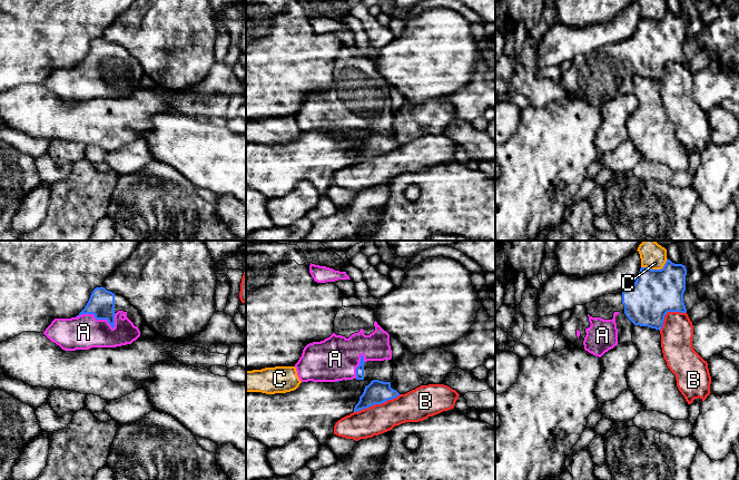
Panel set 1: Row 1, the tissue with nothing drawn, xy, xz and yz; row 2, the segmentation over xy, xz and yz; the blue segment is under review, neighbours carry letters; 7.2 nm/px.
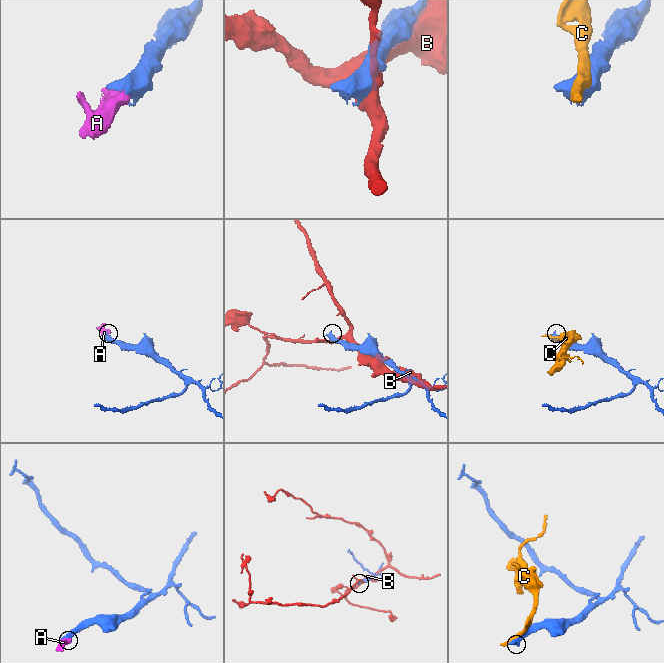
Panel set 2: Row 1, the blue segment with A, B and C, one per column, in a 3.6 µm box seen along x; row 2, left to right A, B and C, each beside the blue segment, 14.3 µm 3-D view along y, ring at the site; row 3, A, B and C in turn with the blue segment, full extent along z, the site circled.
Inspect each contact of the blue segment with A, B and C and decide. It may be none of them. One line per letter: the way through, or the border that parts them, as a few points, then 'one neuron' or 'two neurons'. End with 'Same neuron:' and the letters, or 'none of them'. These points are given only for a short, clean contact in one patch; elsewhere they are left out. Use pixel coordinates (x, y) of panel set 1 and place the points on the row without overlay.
A: one neuron
B: two neurons
C: two neurons
Same neuron: A

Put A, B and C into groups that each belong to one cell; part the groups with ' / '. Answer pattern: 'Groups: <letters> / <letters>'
Groups: A / B / C

